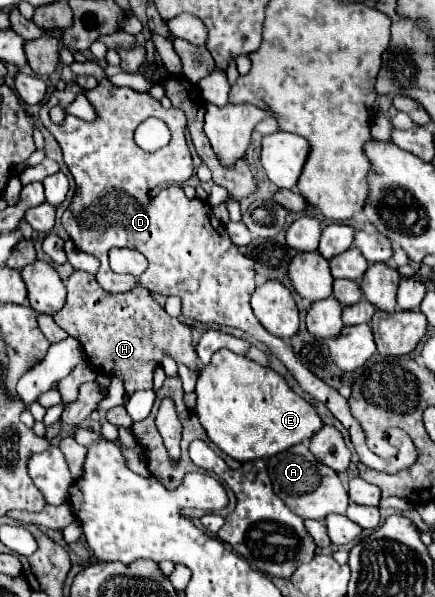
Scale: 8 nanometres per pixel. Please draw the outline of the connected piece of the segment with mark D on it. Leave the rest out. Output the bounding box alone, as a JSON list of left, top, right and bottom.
[41,77,415,473]

